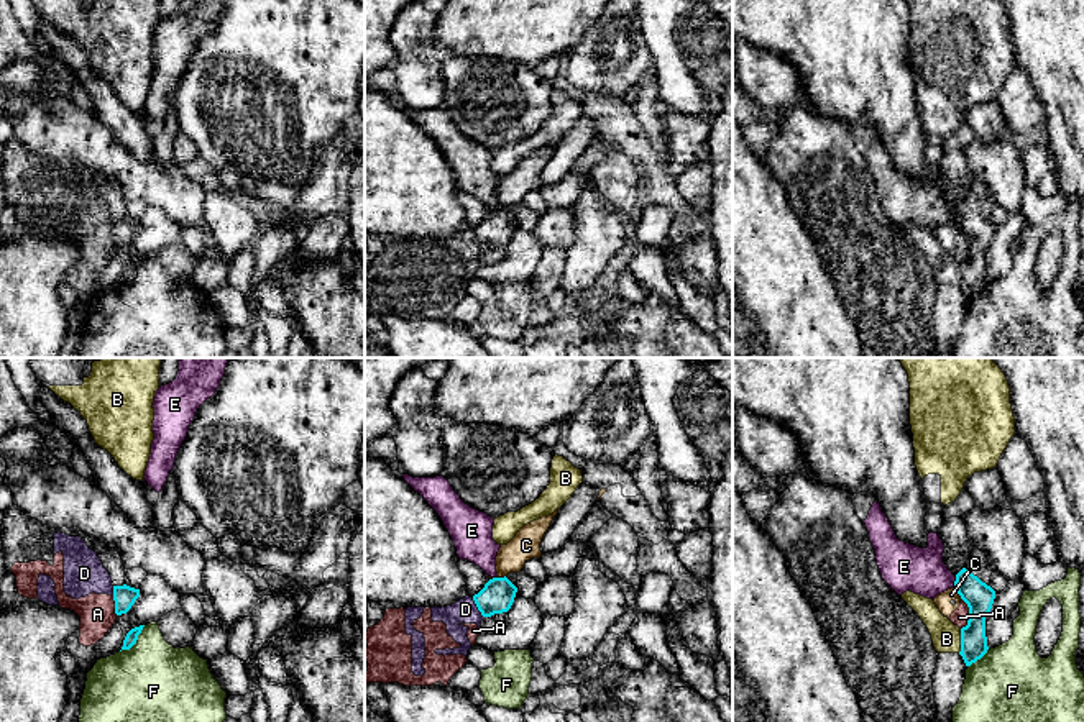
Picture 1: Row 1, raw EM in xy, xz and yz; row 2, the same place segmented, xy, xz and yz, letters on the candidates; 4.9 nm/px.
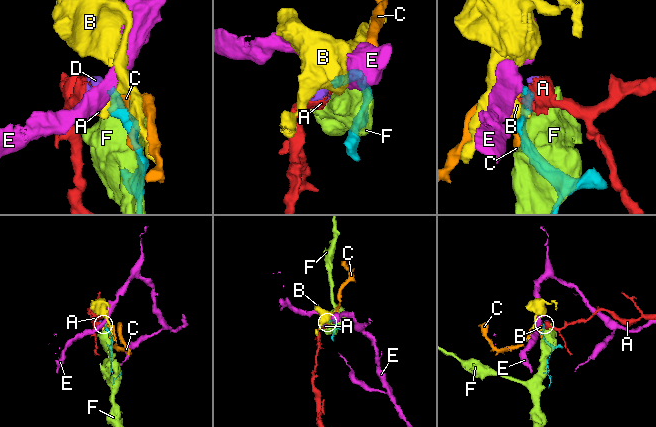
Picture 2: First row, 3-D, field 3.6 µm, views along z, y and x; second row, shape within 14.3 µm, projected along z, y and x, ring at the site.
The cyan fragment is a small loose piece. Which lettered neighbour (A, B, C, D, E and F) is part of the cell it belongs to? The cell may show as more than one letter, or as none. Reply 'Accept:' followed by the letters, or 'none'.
Accept: none

